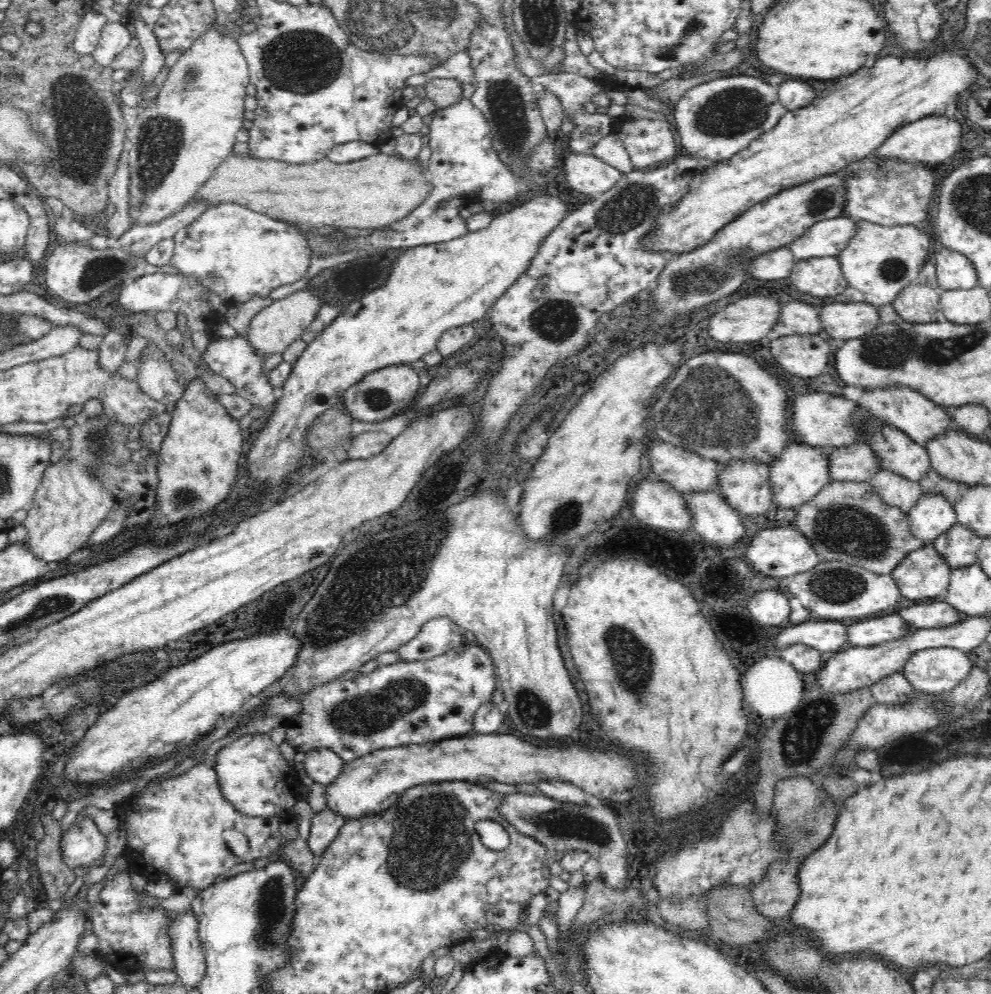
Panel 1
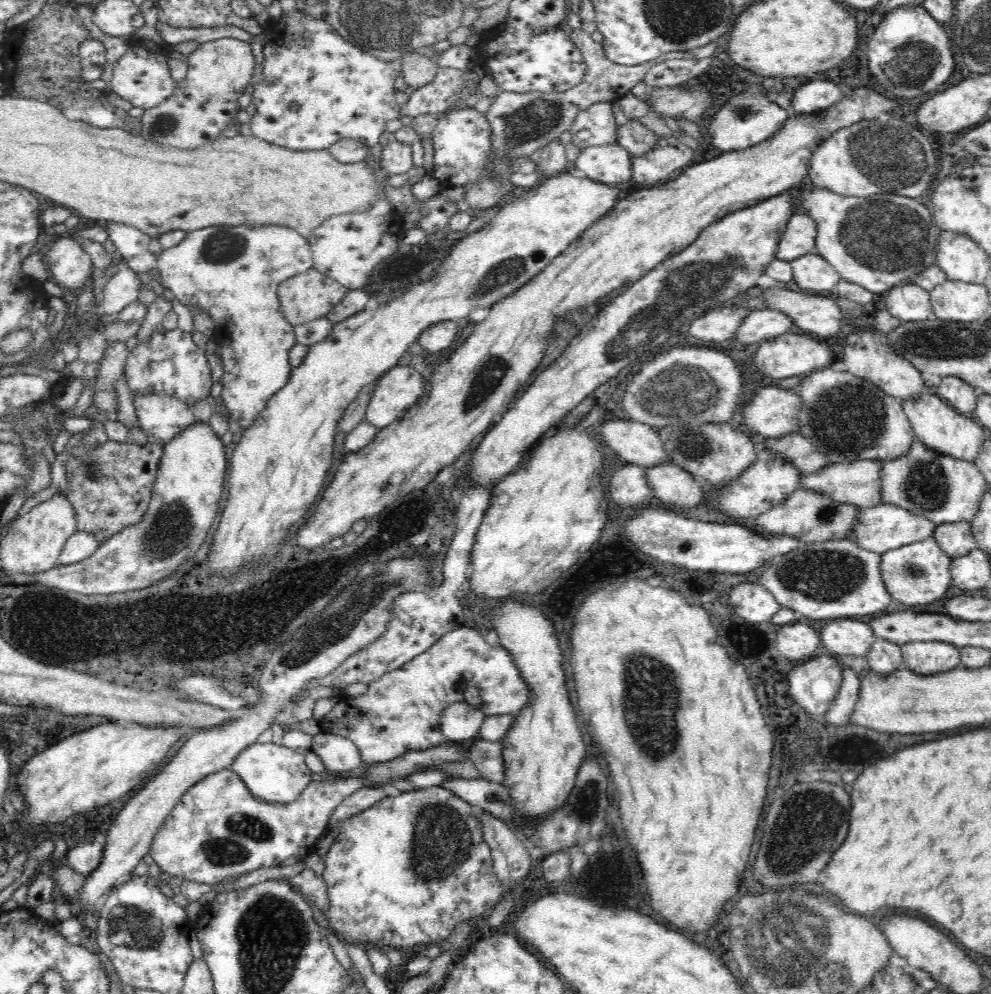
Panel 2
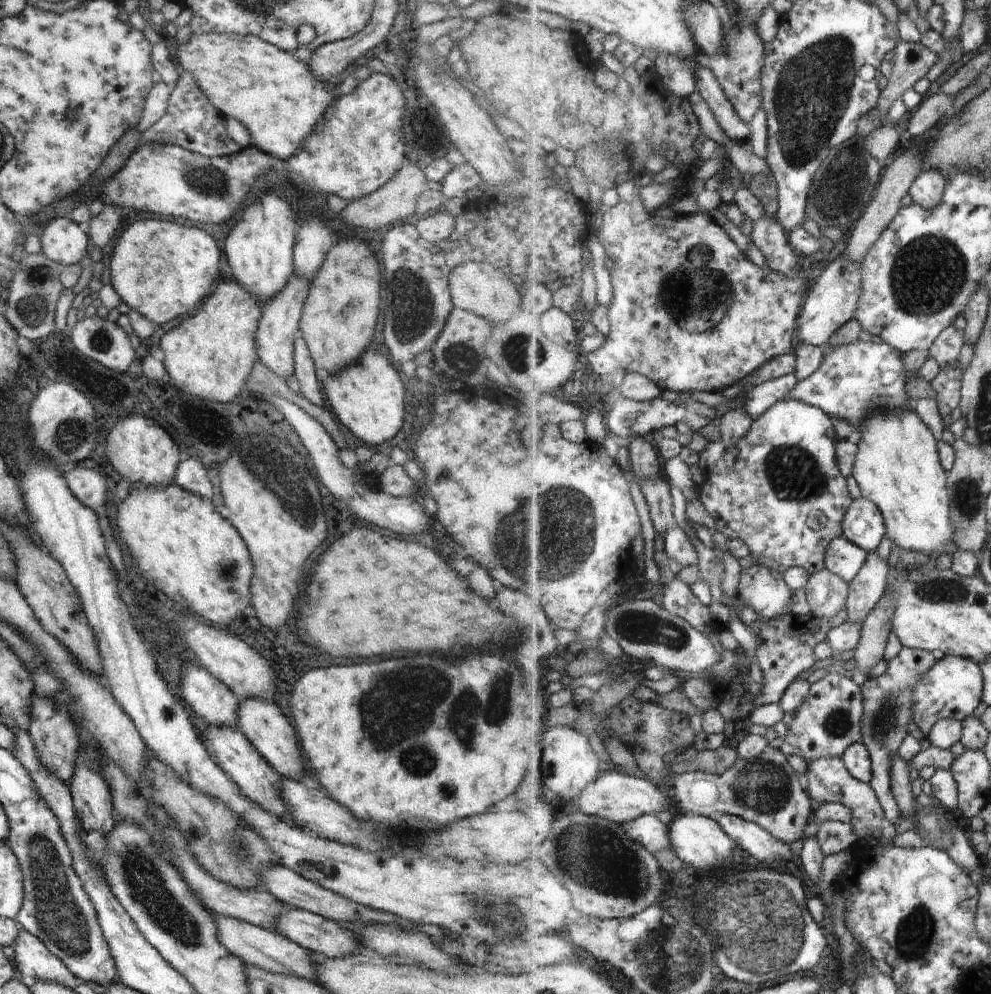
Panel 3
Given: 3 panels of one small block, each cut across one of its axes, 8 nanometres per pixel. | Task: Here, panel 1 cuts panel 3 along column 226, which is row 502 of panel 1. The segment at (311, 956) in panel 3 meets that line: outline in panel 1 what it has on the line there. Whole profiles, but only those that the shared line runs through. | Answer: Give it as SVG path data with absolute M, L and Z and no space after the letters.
M924 493L906 514L910 531L924 544L932 544L957 524L954 505L940 493Z

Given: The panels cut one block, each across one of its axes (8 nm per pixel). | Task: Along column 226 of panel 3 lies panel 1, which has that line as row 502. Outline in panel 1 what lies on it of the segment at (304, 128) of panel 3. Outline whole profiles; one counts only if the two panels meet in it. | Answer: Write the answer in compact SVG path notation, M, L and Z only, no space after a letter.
M106 413L93 418L82 414L76 424L69 428L69 446L67 453L57 464L52 464L45 472L40 486L38 486L32 508L23 523L27 529L26 545L30 547L32 554L46 562L64 560L72 552L86 546L90 540L90 534L100 527L100 524L108 517L111 509L116 505L116 499L111 490L101 484L97 471L102 464L128 465L132 459L133 451L126 448L129 438L135 436L135 429L130 425L124 425L116 419L110 419Z

